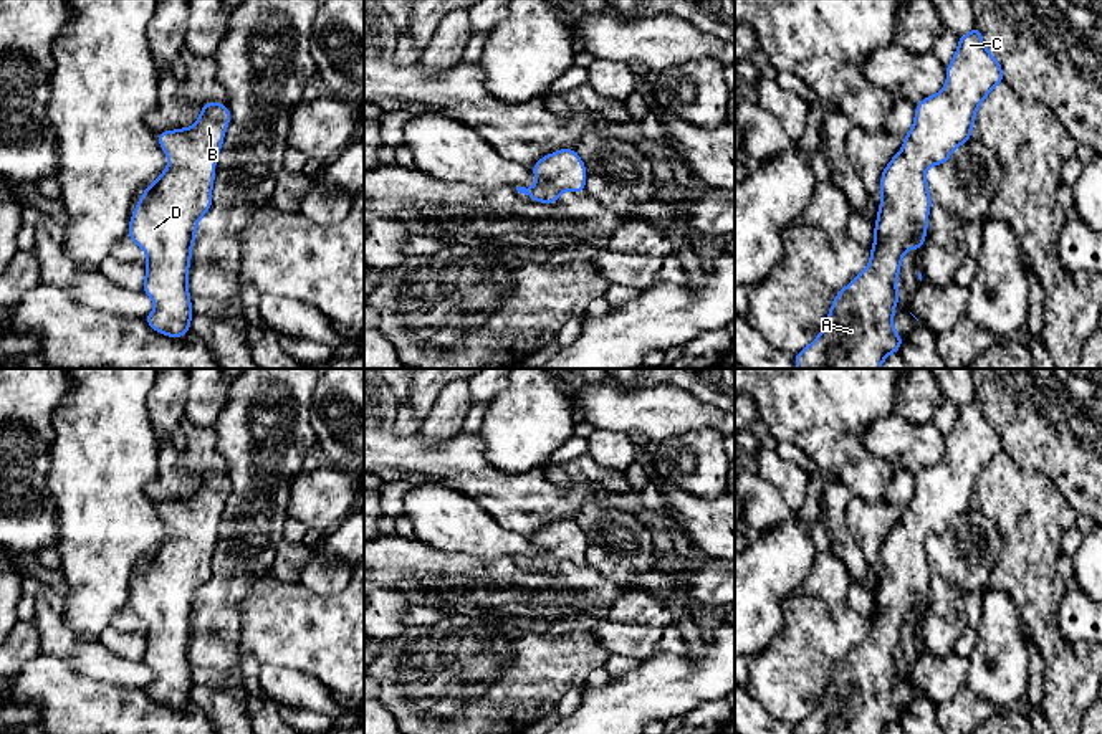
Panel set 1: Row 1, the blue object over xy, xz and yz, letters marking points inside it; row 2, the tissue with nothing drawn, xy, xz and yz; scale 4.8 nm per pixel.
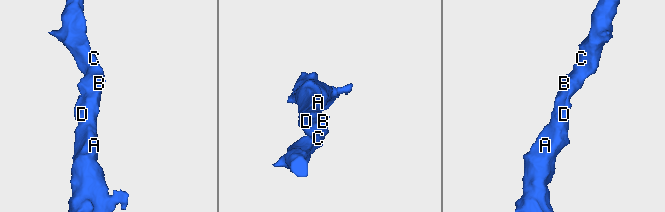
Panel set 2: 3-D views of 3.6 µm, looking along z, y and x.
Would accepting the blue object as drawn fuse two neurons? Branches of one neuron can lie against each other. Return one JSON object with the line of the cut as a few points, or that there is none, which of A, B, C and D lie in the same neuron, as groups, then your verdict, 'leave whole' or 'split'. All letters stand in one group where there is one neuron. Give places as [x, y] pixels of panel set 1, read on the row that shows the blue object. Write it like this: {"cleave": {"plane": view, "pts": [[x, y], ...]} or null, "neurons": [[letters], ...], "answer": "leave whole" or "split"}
{"cleave": null, "neurons": [["A", "B", "C", "D"]], "answer": "leave whole"}

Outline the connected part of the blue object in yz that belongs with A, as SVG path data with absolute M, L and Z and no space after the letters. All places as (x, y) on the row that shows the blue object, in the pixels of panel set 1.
M976 25L958 38L958 50L946 64L946 86L915 106L915 122L903 137L898 154L882 172L882 203L877 212L874 246L867 268L832 301L821 334L794 355L798 369L880 369L889 354L898 352L903 337L894 331L894 309L898 304L897 278L910 246L923 248L932 198L925 170L945 164L951 152L971 137L975 114L983 99L1004 81L1003 68L983 43Z

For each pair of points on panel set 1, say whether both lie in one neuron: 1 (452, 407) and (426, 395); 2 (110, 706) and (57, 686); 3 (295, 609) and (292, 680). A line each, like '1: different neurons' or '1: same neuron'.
1: different neurons
2: same neuron
3: different neurons

